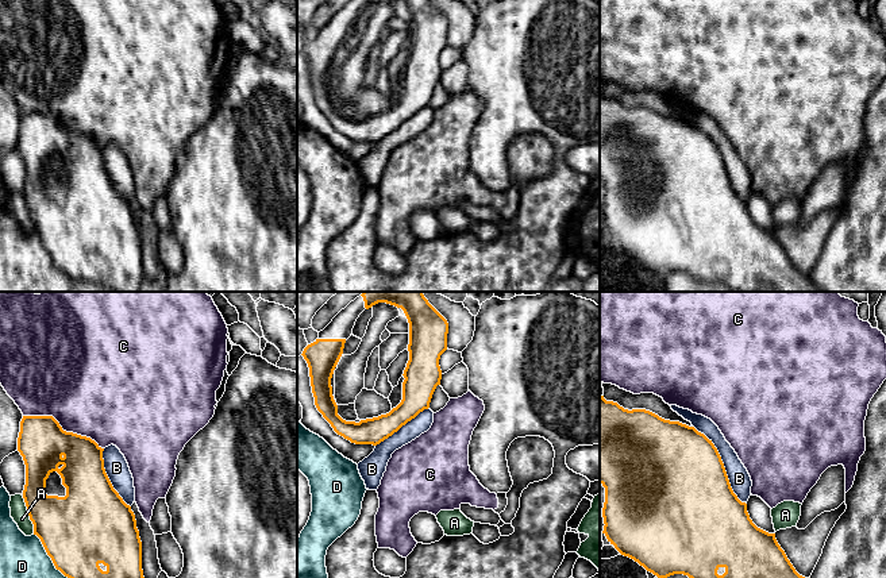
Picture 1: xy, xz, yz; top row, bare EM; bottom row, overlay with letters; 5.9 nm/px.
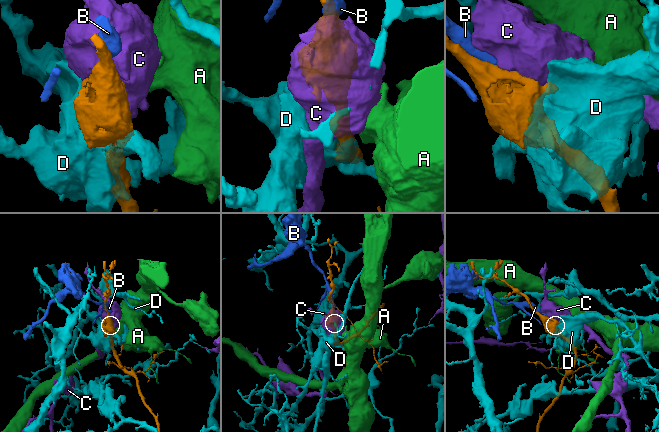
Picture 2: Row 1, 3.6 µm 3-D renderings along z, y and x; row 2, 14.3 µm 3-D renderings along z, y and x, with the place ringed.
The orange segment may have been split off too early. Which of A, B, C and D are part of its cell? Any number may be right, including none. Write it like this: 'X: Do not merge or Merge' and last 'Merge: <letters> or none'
A: Do not merge
B: Do not merge
C: Do not merge
D: Do not merge
Merge: none

